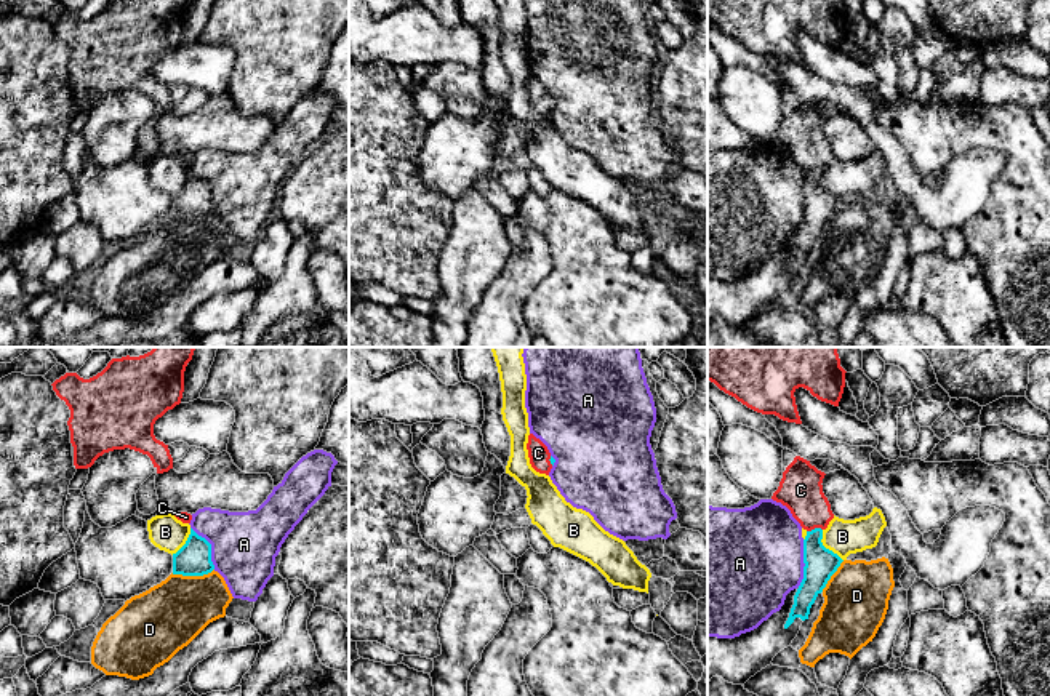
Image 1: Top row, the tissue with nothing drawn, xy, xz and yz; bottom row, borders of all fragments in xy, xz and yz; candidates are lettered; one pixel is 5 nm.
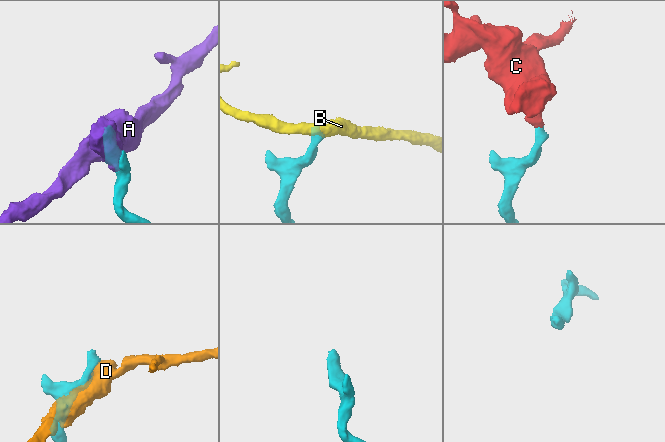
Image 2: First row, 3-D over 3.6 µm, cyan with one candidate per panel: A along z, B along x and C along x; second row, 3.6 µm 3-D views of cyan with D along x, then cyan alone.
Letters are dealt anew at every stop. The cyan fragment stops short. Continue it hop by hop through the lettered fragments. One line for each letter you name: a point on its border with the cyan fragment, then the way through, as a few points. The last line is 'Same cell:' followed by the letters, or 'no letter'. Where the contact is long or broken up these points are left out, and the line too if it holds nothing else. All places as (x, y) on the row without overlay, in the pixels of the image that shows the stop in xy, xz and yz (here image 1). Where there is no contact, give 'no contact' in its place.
C: contact yz (815, 170); way yz (820, 205), (815, 197), (815, 170), (813, 154), (801, 132)
Same cell: C

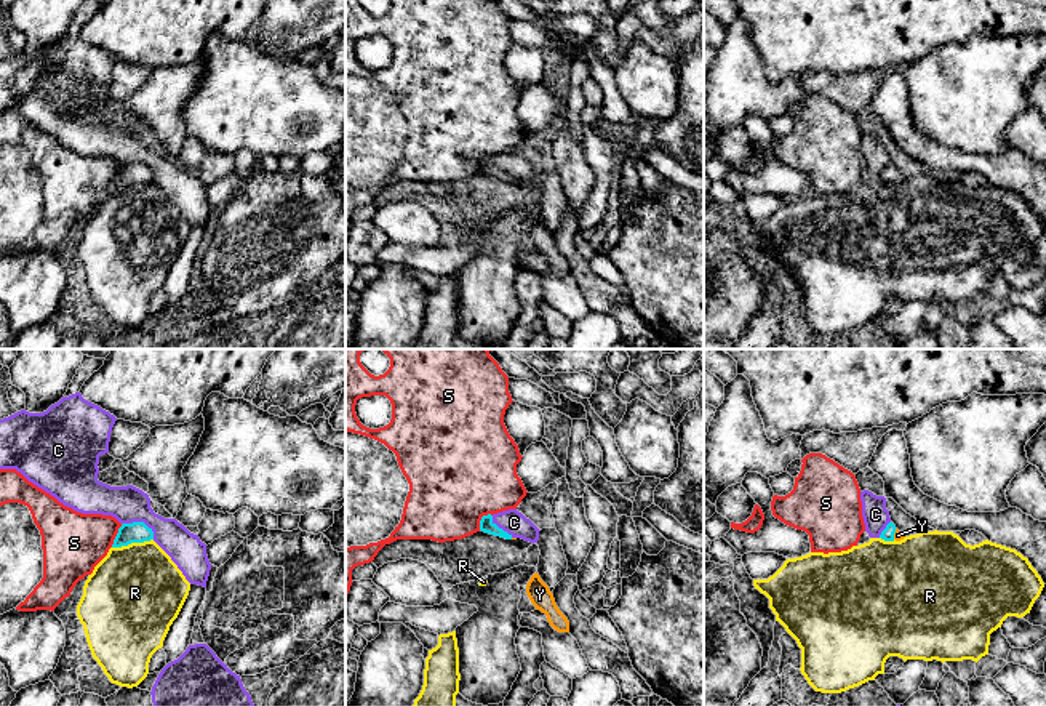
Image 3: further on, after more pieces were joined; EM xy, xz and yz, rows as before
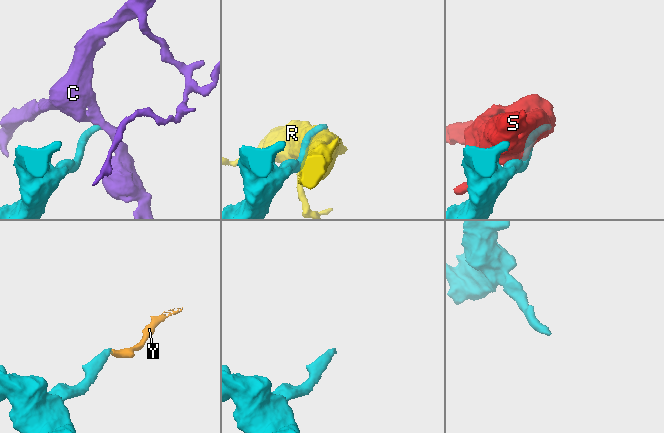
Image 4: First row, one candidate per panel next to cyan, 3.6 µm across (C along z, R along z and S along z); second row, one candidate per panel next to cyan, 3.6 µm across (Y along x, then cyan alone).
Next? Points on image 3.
Y: contact yz (894, 173); way yz (888, 175), (894, 173), (898, 176)
Same cell: Y

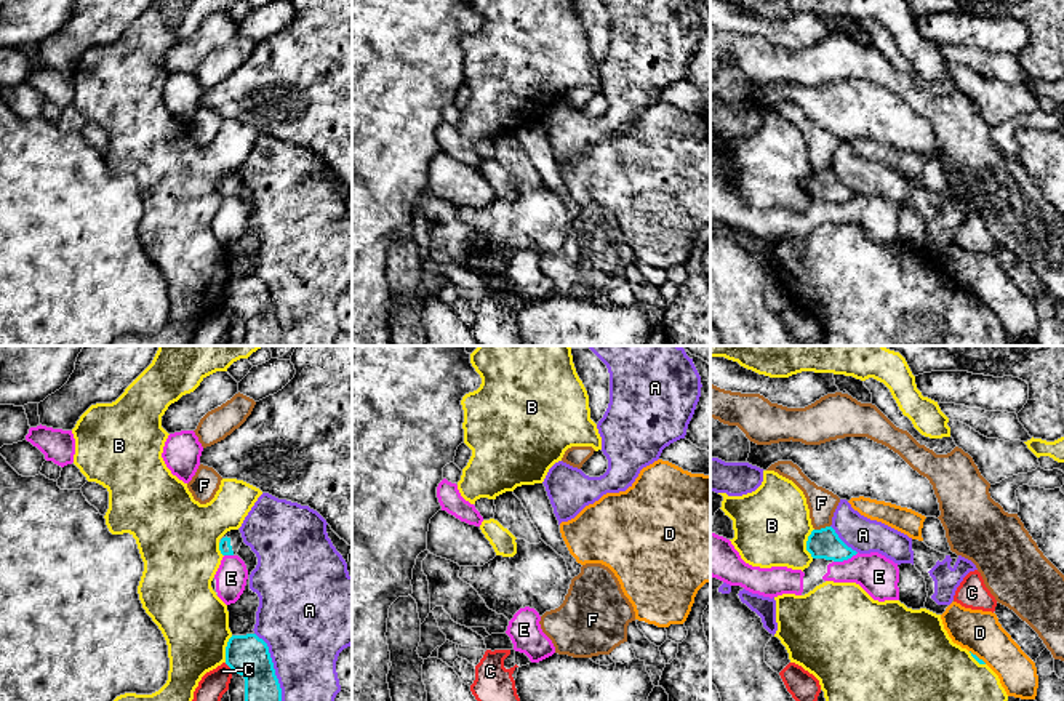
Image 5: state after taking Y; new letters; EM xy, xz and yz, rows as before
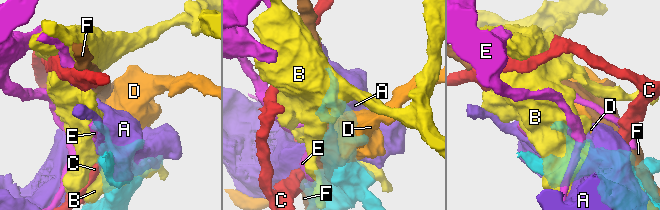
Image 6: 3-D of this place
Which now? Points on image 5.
Same cell: no letter

